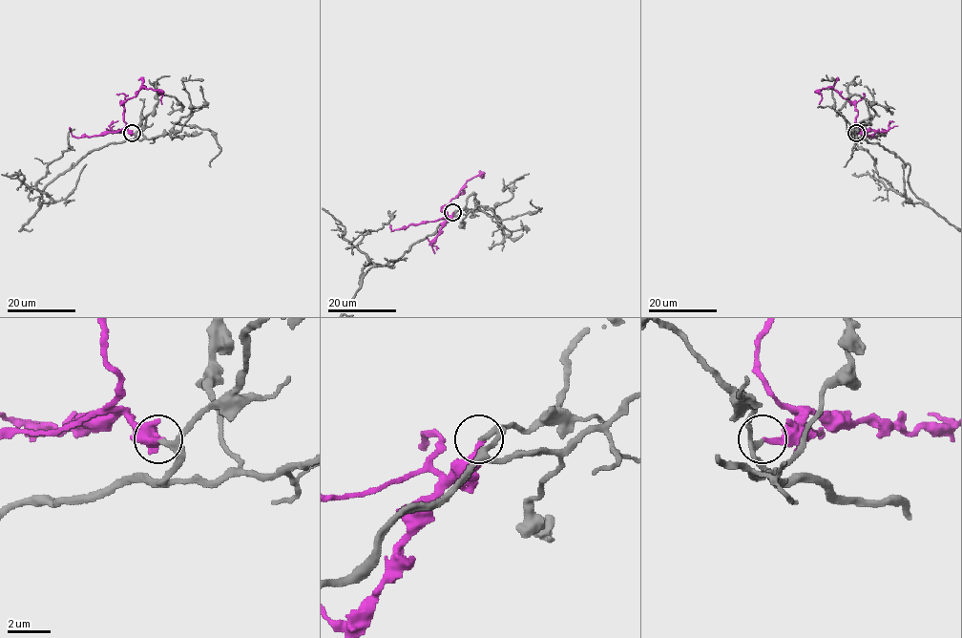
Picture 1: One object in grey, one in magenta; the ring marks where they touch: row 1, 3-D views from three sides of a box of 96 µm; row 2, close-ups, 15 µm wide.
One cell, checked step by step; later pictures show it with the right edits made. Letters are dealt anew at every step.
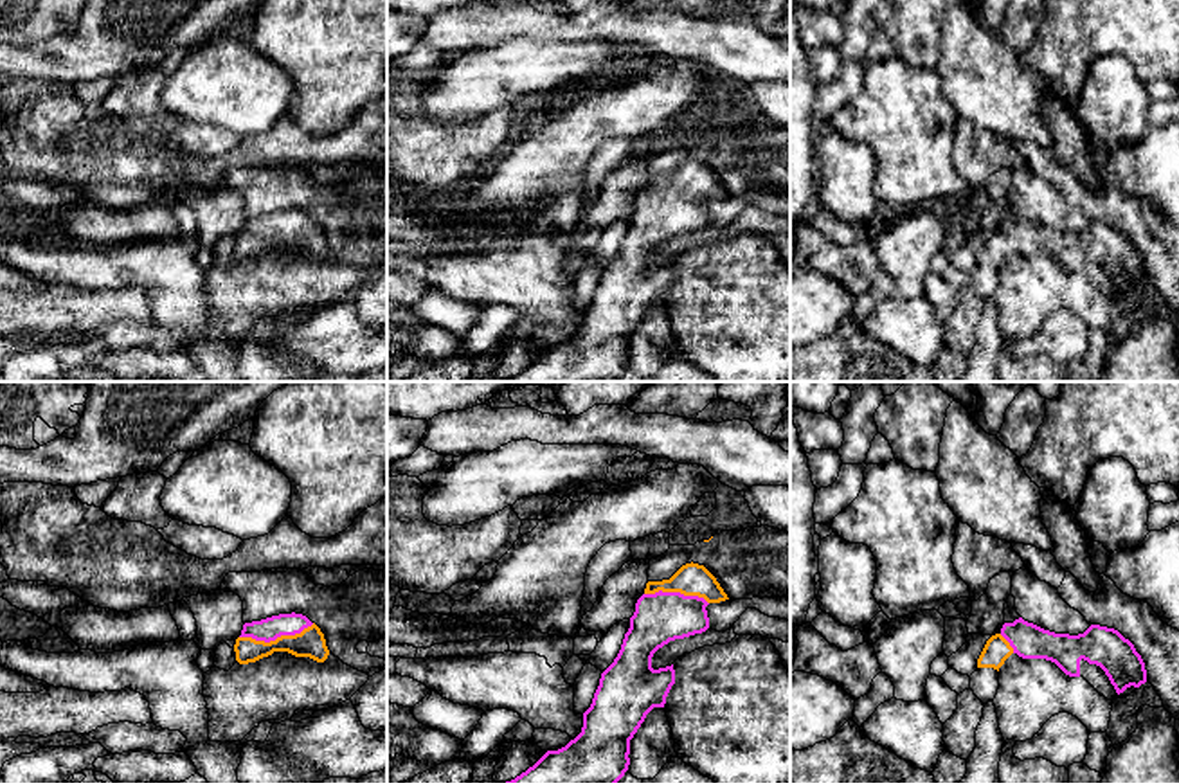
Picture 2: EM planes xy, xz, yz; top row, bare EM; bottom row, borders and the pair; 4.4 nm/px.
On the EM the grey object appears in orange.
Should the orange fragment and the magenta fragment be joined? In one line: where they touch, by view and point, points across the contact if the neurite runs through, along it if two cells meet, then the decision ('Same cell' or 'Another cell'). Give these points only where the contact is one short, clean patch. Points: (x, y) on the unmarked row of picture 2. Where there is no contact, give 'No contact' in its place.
Touches orange at xy (278, 234). Path across: xy (310, 240), (303, 234), (278, 234), (270, 225). Same cell

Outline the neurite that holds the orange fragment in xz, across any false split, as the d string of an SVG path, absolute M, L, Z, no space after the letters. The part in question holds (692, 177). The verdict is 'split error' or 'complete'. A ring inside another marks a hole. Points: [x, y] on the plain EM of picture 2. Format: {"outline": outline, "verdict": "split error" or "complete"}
{"outline": "M698 160L682 162L670 176L648 178L635 200L630 225L614 259L601 270L590 304L583 310L581 329L558 347L547 347L533 364L495 382L616 382L630 362L630 337L653 304L664 304L675 281L673 261L653 266L653 250L675 236L709 225L706 203L729 196L716 175Z", "verdict": "split error"}

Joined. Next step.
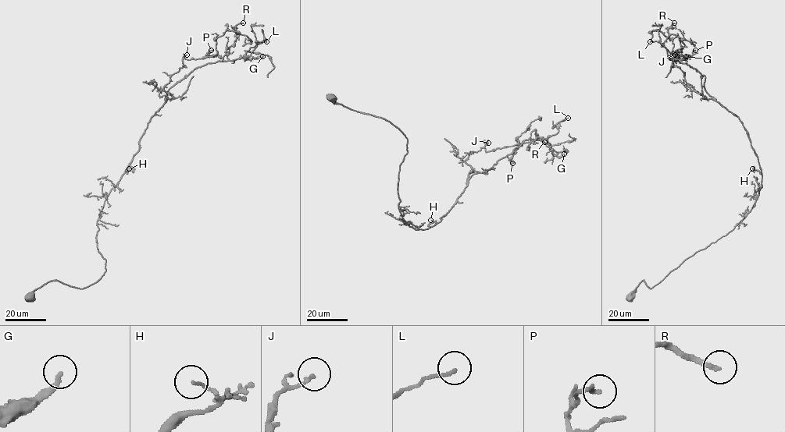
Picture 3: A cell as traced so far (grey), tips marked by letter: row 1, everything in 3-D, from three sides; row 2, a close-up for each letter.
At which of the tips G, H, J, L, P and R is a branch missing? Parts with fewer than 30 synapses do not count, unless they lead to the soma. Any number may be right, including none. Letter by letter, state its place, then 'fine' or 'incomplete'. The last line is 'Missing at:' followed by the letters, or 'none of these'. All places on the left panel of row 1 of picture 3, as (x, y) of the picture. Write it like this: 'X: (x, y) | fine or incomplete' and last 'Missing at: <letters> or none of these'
G: (262, 56) | fine
H: (129, 168) | fine
J: (187, 54) | fine
L: (266, 41) | fine
P: (211, 50) | fine
R: (243, 23) | fine
Missing at: none of these

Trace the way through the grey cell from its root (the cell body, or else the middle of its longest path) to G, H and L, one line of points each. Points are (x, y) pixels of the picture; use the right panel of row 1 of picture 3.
G: (629, 295), (726, 235), (761, 186), (743, 122), (706, 91), (703, 76), (669, 59), (686, 56)
H: (629, 295), (643, 281), (651, 288), (688, 257), (734, 228), (751, 210), (759, 193), (761, 173), (752, 168)
L: (629, 295), (643, 281), (651, 288), (726, 235), (761, 186), (743, 122), (706, 91), (703, 76), (650, 41)

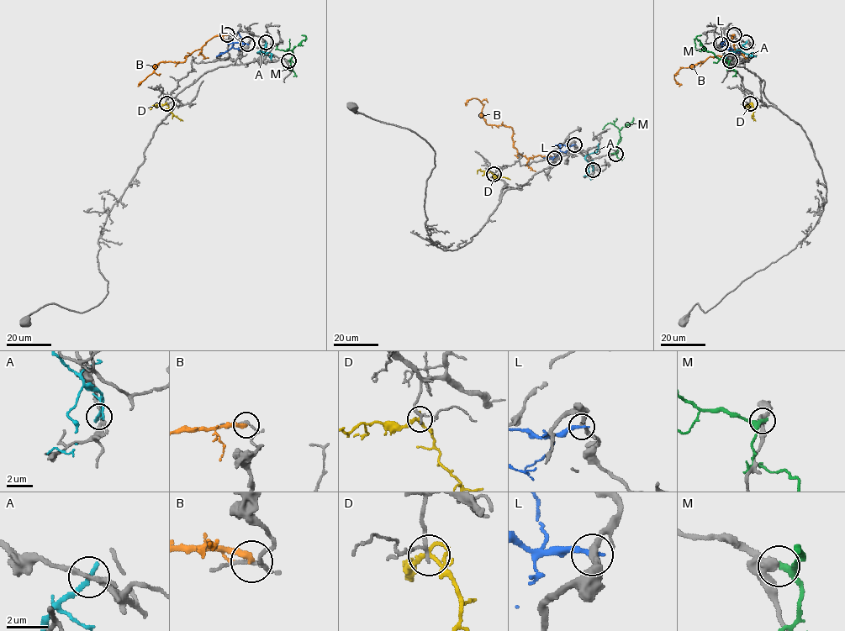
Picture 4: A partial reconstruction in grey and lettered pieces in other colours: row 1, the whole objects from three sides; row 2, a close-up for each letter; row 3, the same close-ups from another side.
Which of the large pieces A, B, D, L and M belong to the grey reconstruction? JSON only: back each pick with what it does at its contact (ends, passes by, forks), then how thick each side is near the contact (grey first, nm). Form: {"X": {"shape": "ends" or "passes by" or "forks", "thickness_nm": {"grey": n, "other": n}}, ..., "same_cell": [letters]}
{"same_cell": []}

